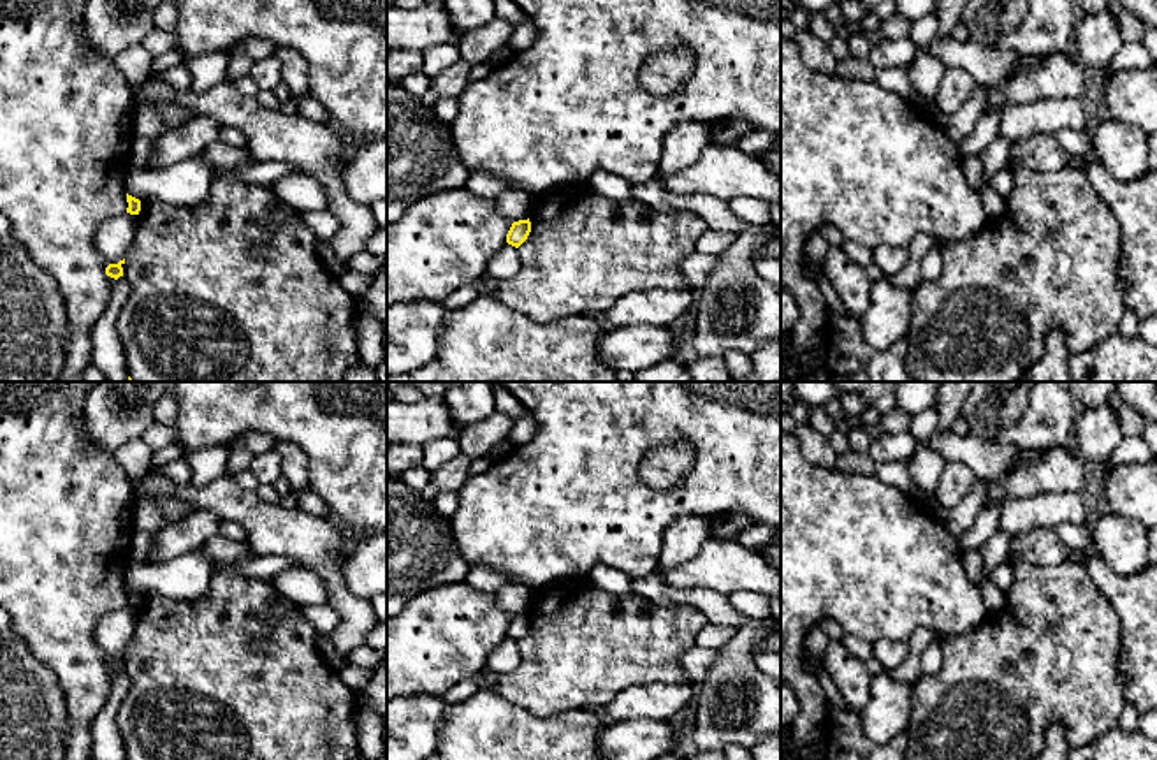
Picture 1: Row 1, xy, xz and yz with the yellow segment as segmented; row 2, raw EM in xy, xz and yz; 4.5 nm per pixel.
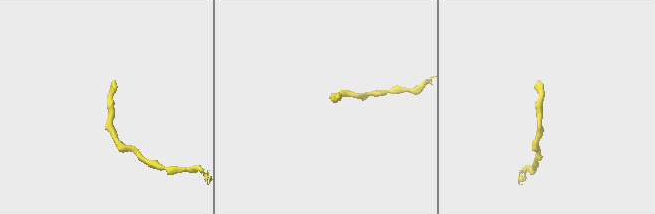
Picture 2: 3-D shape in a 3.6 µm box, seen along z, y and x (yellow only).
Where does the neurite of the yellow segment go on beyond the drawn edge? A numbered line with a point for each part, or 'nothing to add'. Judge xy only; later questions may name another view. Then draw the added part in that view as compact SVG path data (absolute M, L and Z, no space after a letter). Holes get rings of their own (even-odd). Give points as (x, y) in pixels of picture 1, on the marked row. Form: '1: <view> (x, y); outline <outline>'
nothing to add

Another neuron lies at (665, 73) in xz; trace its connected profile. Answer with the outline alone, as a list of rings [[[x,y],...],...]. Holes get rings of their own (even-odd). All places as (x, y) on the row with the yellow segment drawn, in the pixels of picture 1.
[[[686,48],[658,51],[644,60],[638,83],[656,97],[670,97],[691,77],[693,62],[695,55]]]

